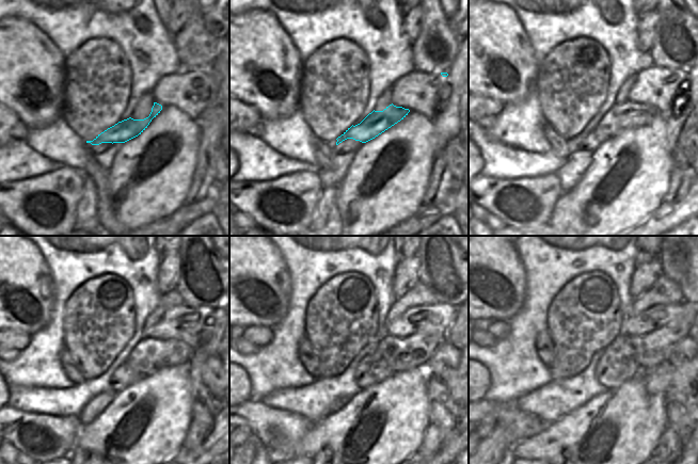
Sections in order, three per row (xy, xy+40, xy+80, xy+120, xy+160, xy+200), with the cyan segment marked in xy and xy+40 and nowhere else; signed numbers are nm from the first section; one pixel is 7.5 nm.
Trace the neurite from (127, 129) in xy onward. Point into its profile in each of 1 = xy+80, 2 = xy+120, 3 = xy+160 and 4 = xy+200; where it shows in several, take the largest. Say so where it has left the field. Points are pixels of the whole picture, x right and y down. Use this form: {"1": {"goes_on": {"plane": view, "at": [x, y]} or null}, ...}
{"1": {"goes_on": {"plane": "xy+80", "at": [630, 114]}}, "2": {"goes_on": {"plane": "xy+120", "at": [156, 353]}}, "3": {"goes_on": {"plane": "xy+160", "at": [402, 353]}}, "4": {"goes_on": {"plane": "xy+200", "at": [652, 349]}}}

